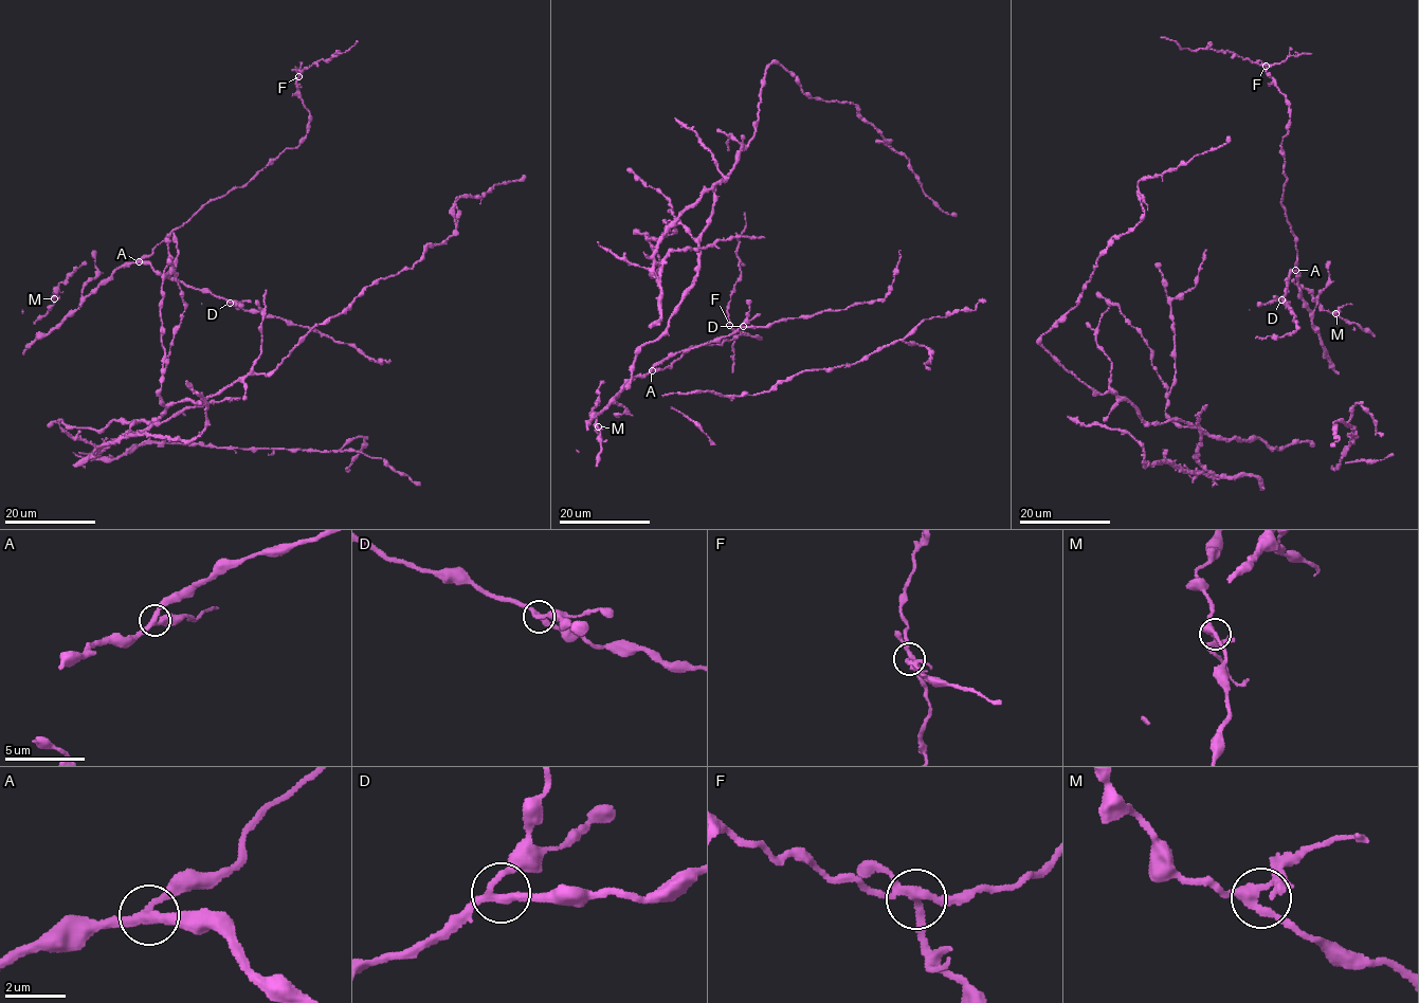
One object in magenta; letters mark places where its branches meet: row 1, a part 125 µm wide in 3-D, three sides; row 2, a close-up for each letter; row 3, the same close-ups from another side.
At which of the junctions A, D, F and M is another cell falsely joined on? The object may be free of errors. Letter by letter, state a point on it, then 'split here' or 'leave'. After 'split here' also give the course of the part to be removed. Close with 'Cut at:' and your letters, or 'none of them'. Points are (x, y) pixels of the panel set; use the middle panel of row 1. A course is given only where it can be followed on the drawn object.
A: at (652, 370); leave
D: at (743, 326); leave
F: at (729, 325); split here; foreign part runs (730, 324), (728, 310), (731, 292), (741, 274), (735, 236), (746, 224), (744, 213)
M: at (598, 426); leave
Cut at: F

